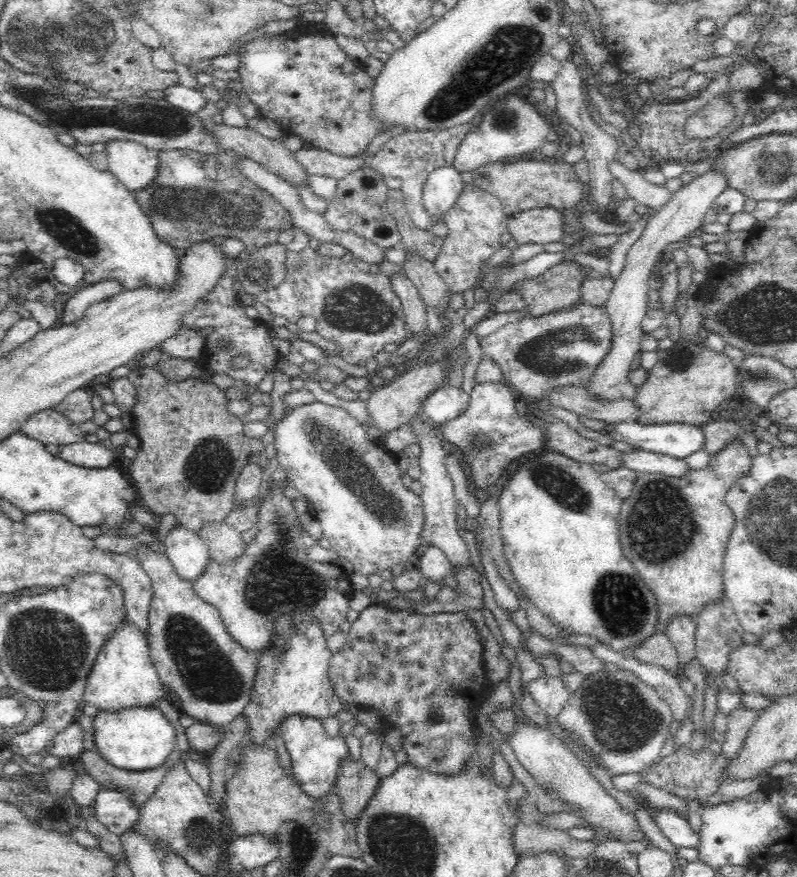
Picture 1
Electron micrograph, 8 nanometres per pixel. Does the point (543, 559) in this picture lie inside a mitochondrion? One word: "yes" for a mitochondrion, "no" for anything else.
no

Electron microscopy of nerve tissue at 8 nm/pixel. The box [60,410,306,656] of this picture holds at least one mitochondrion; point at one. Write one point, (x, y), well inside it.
(207, 469)

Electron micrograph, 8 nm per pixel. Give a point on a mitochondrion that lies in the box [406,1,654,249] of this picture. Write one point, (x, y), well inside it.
(504, 119)

